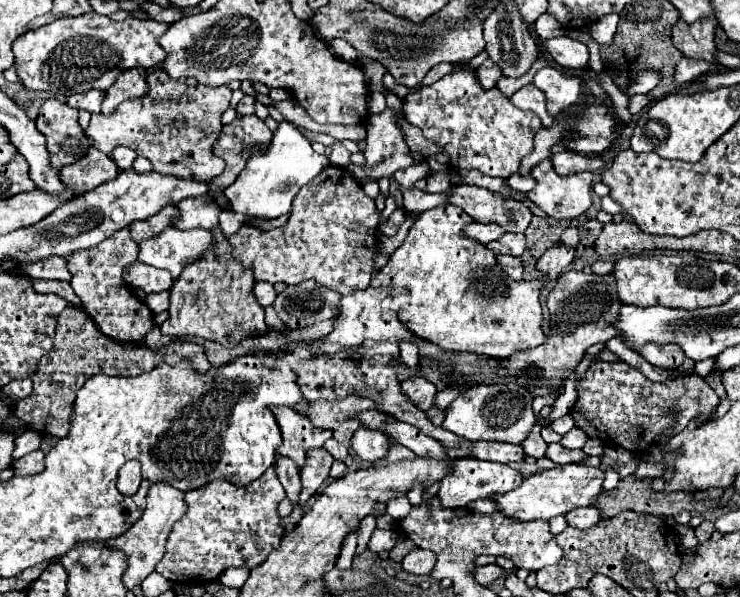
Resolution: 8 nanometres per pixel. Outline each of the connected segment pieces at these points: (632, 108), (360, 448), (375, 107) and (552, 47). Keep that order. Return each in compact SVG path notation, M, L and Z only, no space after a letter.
M636 94L633 96L629 96L629 106L627 106L627 110L629 110L629 114L631 116L635 116L635 114L639 114L647 104L651 102L651 98L647 98L646 95Z
M359 428L351 438L351 448L361 460L377 462L387 454L389 442L387 436L383 436L383 432L371 432L371 428Z
M369 92L369 112L383 112L385 96L381 92Z
M559 36L551 40L543 40L541 46L549 50L551 58L565 70L585 70L589 64L589 50L579 40Z

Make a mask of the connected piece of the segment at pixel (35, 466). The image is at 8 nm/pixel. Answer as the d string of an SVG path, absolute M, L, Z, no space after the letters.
M35 450L35 452L29 452L27 456L19 458L19 460L13 460L15 474L27 476L27 474L41 472L41 470L43 470L43 456L45 456L45 454L43 454L41 450Z

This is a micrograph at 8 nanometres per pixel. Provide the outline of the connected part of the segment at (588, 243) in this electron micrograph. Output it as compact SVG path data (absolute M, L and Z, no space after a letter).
M589 220L589 222L585 222L583 226L579 226L581 244L583 244L585 248L595 246L595 240L599 238L599 232L601 232L601 222L599 222L599 220Z

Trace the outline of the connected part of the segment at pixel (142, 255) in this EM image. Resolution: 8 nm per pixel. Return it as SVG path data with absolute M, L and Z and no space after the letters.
M167 228L163 230L159 236L155 238L149 238L145 242L139 244L139 260L147 266L153 266L153 268L163 268L163 270L169 270L173 280L179 278L181 270L199 260L203 256L203 252L215 248L215 240L213 240L213 234L207 232L207 230L179 230L179 228Z

